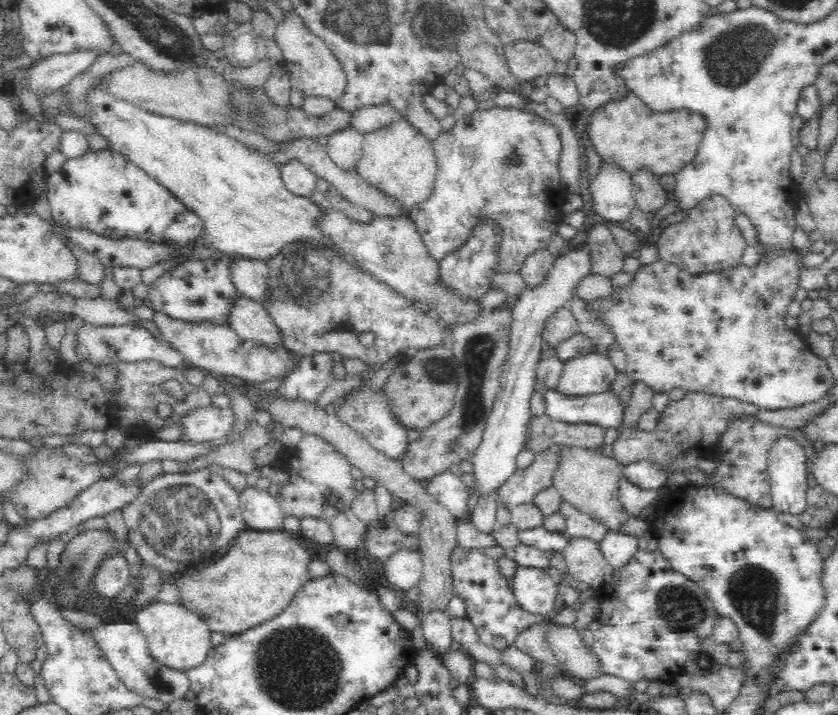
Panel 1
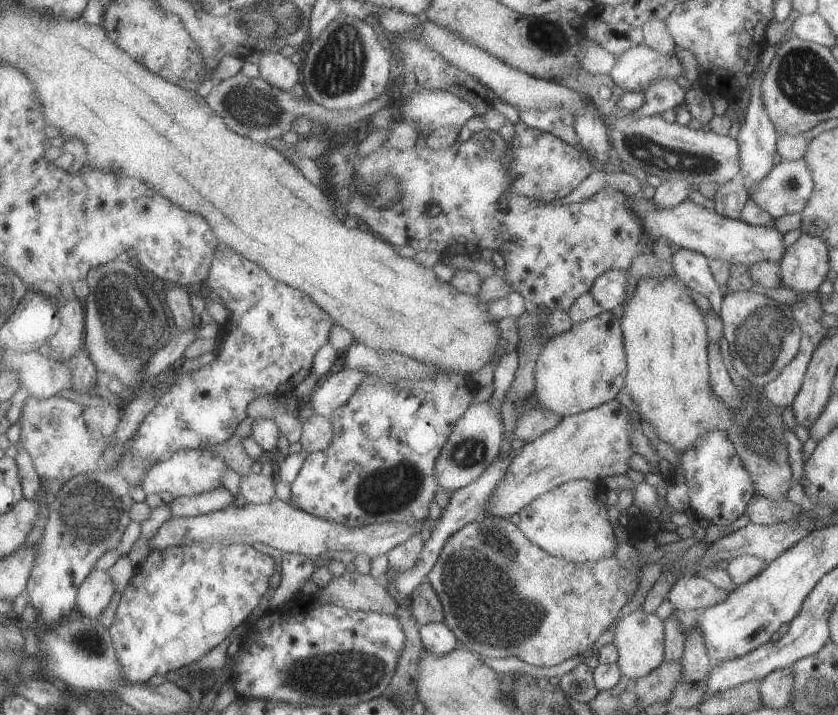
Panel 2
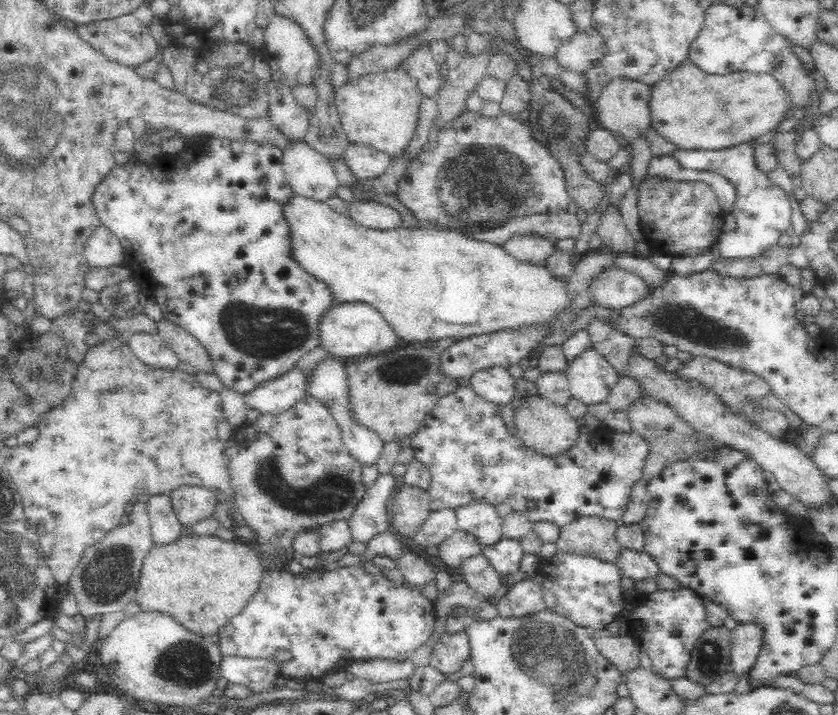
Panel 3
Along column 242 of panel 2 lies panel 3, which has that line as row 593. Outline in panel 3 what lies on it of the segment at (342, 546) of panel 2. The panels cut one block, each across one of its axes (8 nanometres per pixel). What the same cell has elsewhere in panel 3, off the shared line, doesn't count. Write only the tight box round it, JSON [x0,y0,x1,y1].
[496,578,547,618]

